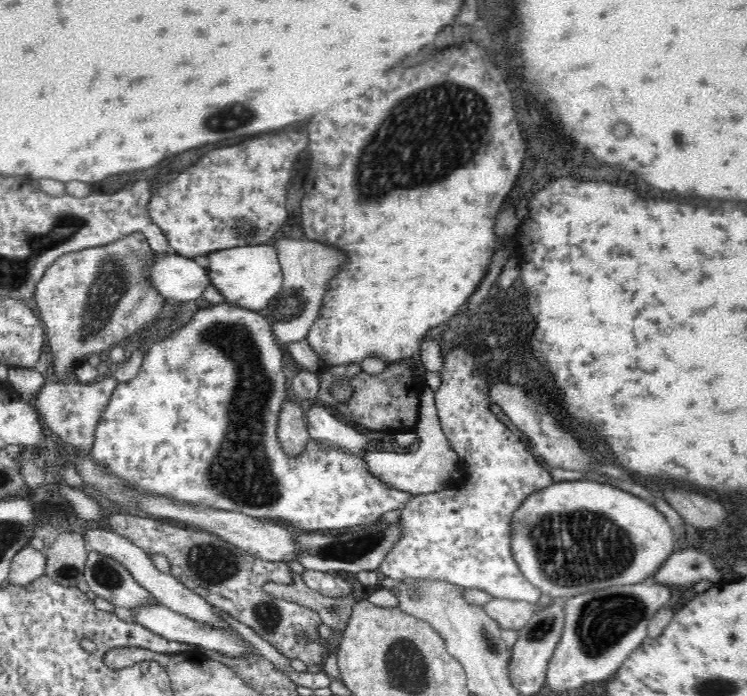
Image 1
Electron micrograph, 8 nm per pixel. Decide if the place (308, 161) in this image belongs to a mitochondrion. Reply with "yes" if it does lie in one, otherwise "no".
no

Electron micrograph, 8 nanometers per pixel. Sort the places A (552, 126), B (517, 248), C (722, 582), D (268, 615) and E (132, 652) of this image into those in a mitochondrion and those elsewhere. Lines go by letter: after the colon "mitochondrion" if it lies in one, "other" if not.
A: other
B: other
C: other
D: mitochondrion
E: other

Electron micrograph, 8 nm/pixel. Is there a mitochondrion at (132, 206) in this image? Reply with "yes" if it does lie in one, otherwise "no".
no

